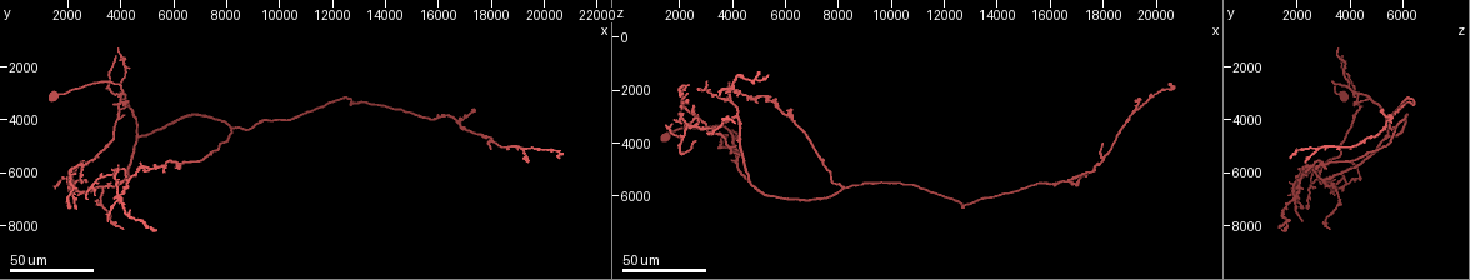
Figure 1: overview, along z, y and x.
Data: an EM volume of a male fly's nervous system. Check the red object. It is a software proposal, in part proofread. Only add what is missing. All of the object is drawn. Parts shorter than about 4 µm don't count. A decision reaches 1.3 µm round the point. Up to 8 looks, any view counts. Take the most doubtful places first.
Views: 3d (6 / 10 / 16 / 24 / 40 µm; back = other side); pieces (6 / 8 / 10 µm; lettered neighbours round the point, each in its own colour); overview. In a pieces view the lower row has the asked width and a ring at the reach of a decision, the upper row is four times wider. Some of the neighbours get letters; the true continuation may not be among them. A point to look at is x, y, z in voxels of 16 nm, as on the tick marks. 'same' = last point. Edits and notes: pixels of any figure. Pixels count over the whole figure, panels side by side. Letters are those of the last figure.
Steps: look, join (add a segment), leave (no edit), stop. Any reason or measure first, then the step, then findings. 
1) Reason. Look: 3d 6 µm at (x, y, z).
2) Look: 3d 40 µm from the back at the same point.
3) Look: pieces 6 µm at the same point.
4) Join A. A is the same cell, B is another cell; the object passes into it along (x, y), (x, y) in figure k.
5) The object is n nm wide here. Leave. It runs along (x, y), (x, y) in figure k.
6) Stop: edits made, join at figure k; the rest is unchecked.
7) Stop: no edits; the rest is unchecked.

Tapers out. Look: 3d 40 µm at (18000, 5200, 4000).

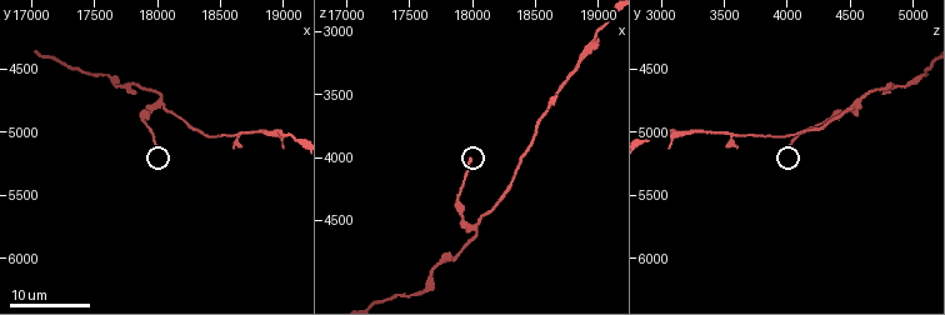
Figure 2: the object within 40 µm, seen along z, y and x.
What lies round it. Look: pieces 6 µm at (17980, 5100, 4020).

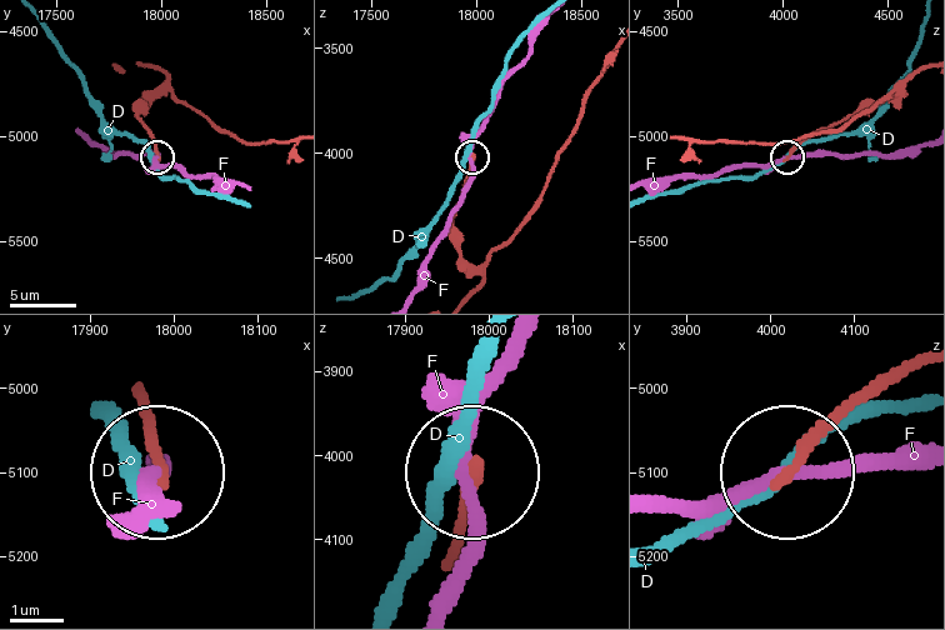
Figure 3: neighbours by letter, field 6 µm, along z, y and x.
Leave. D and F are other cells; it runs along (454, 546), (473, 483) in figure 3; none of them fits.

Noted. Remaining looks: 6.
Look: 3d 24 µm at (2100, 6800, 3700).

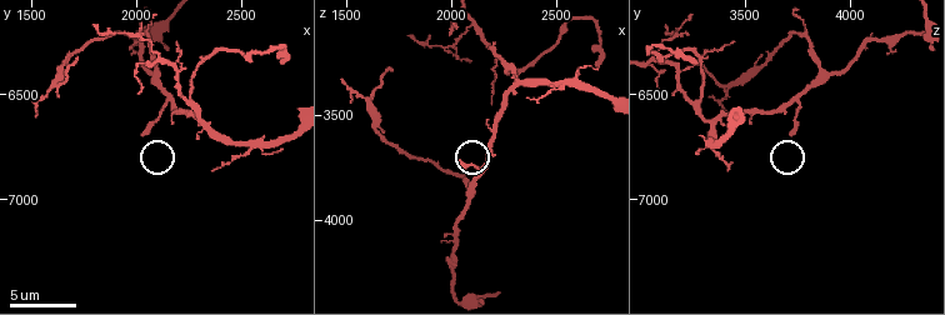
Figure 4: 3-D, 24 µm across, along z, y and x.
Look: pieces 6 µm at (2050, 6690, 3710).

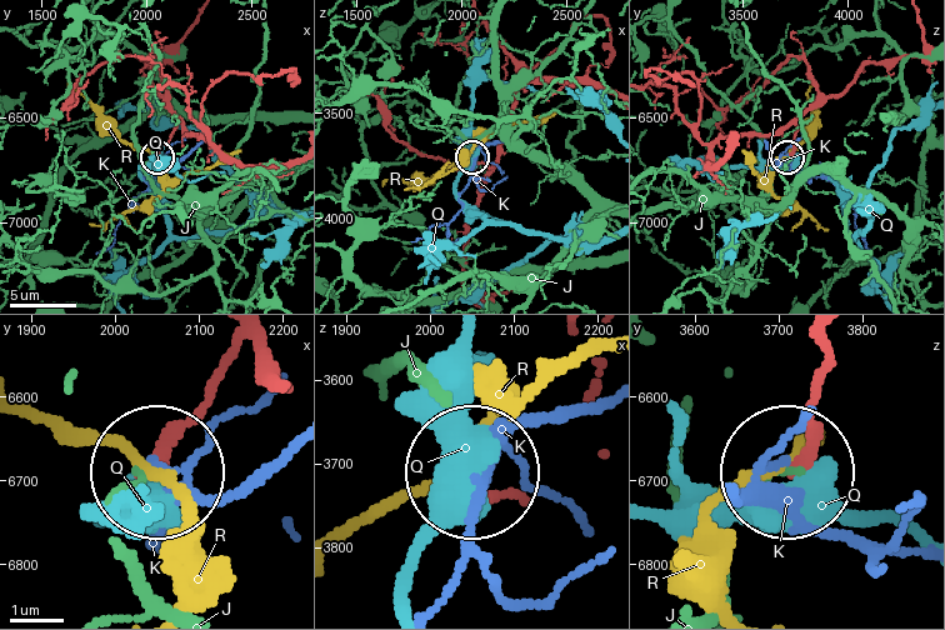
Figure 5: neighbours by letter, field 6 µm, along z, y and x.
The object is 250 nm wide here. Leave. J, K, Q and R are other cells; it runs along (821, 359), (813, 426), (790, 463) in figure 5; none of them fits.

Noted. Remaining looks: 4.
Thin end. Look: 3d 24 µm at (2700, 7000, 1900).

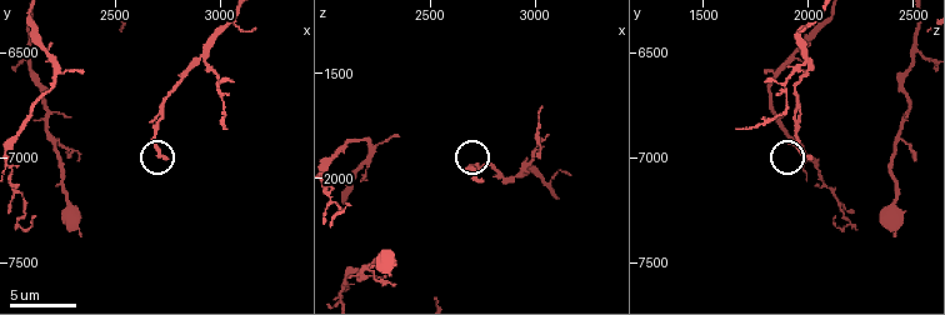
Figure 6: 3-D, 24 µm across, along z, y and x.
Look: pieces 6 µm at (2730, 7000, 2000).

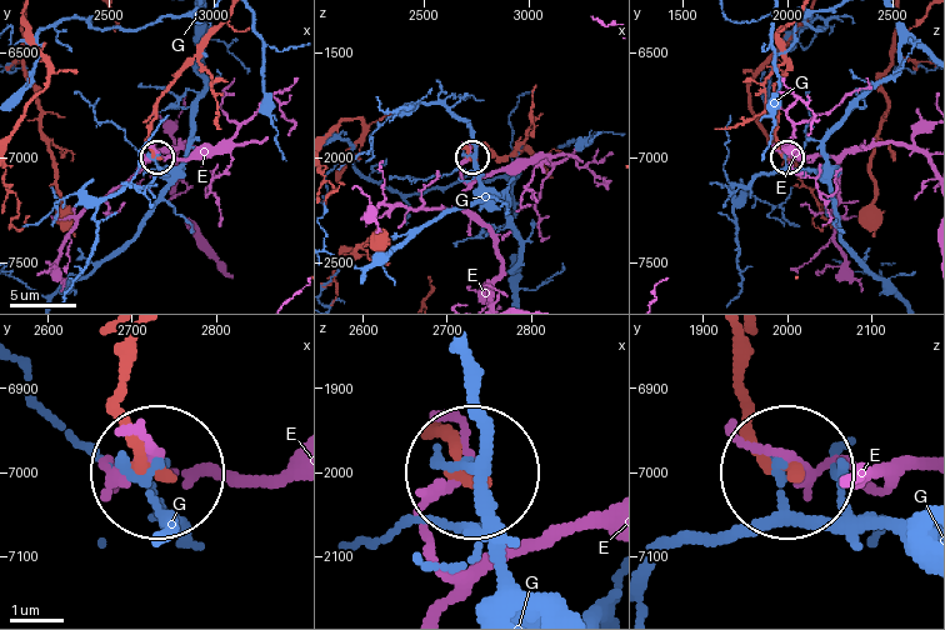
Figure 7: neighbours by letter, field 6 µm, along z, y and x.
Leave. E and G are other cells; it runs along (131, 341), (119, 421), (154, 471) in figure 7; no lettered segment goes on from it.

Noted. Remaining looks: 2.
Branch stops here. Look: 3d 24 µm at (20600, 5400, 1800).

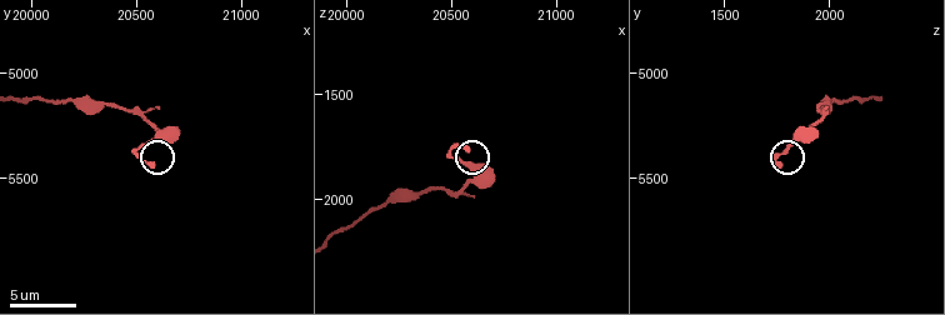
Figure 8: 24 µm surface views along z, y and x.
Look: pieces 10 µm at (20590, 5440, 1760).

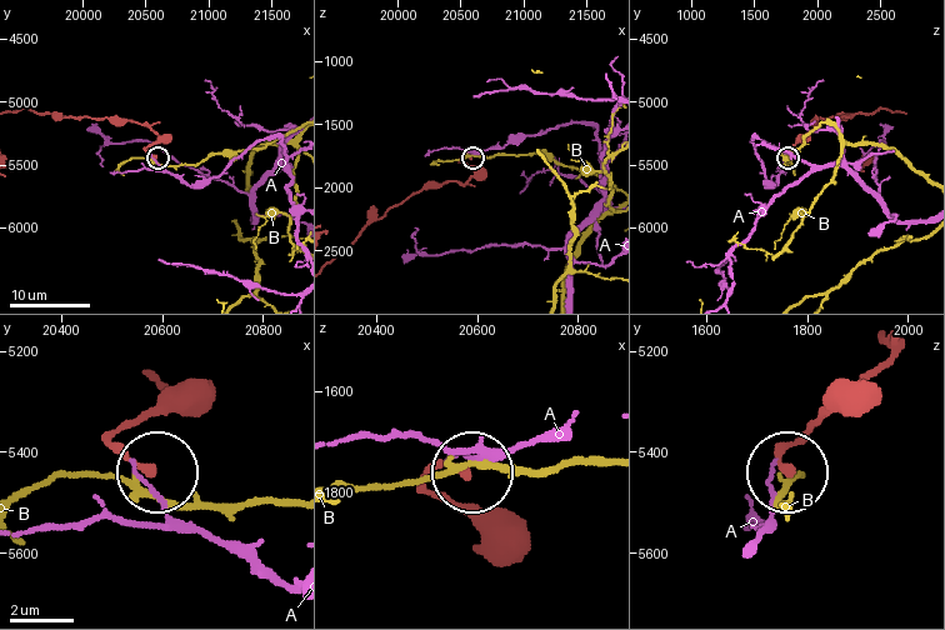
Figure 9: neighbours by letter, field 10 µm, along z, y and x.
Leave. A and B are other cells; it runs along (156, 389), (161, 400), (110, 435), (124, 454), (154, 470) in figure 9; none of them fits.

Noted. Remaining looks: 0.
Stop: no edits; the rest is unchecked.

